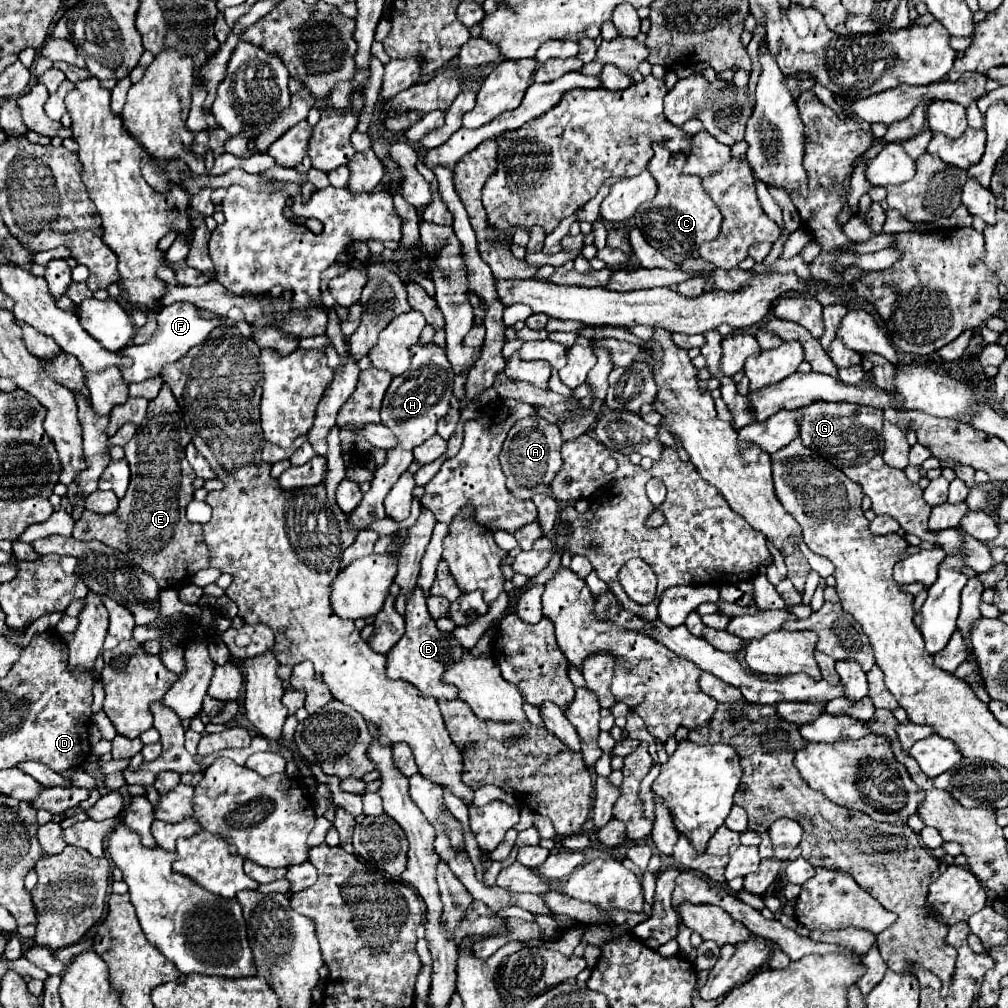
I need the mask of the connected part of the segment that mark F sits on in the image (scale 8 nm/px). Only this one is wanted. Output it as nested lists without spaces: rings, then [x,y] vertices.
[[[175,302],[171,306],[165,306],[157,314],[157,322],[159,322],[159,328],[157,328],[157,332],[153,334],[153,338],[147,344],[143,344],[143,346],[135,346],[133,344],[133,346],[127,346],[127,348],[121,350],[123,356],[133,360],[133,366],[121,370],[123,380],[127,384],[141,382],[141,380],[147,380],[151,376],[159,376],[159,372],[161,372],[161,368],[165,364],[175,362],[181,356],[185,356],[189,348],[201,344],[207,338],[207,334],[217,326],[215,320],[209,320],[209,318],[201,316],[199,308],[195,304],[187,304],[187,302]]]

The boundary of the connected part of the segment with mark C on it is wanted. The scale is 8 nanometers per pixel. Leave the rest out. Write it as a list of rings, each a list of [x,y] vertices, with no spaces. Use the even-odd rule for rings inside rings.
[[[653,144],[653,152],[655,154],[649,160],[647,170],[657,180],[659,190],[651,202],[645,202],[637,208],[635,224],[641,230],[643,238],[653,248],[657,248],[663,256],[667,256],[675,264],[683,264],[699,250],[703,242],[709,242],[715,236],[719,236],[721,212],[703,190],[701,178],[683,172],[683,164],[685,164],[683,154],[677,154],[675,158],[671,152],[667,152],[667,148],[659,144]]]

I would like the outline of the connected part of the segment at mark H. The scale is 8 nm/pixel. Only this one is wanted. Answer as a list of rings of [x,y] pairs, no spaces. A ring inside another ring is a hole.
[[[415,344],[411,350],[411,366],[405,374],[393,378],[391,386],[385,392],[383,406],[381,406],[381,424],[385,424],[397,438],[397,444],[387,450],[385,462],[375,470],[375,476],[371,480],[371,490],[365,492],[361,504],[351,512],[351,526],[353,528],[367,528],[367,524],[385,518],[383,500],[393,488],[393,484],[399,480],[399,476],[409,468],[413,462],[413,446],[423,444],[429,436],[435,434],[437,420],[447,414],[449,398],[453,396],[453,368],[437,346],[421,346]]]

